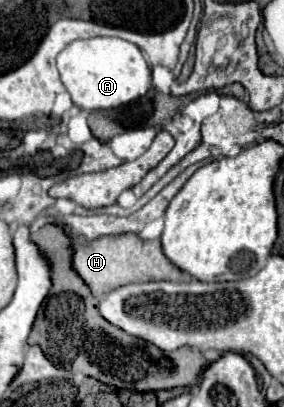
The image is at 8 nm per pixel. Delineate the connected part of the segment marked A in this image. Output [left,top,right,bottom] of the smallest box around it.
[58,38,150,110]

